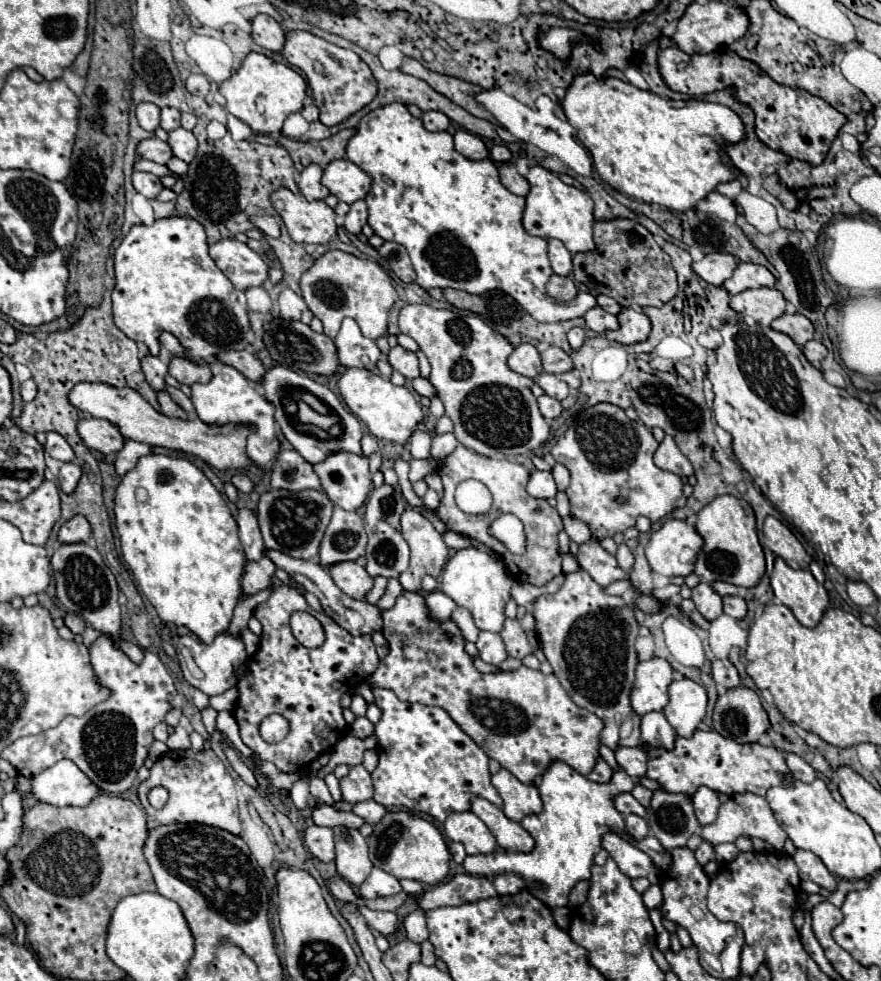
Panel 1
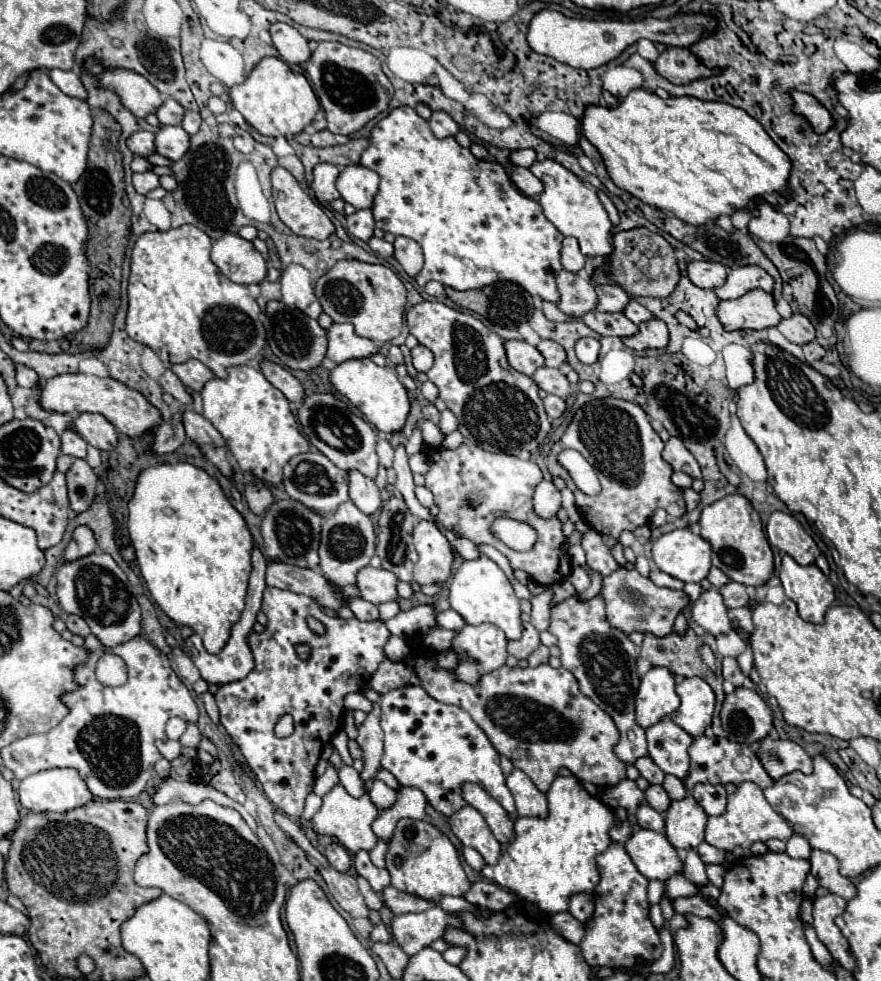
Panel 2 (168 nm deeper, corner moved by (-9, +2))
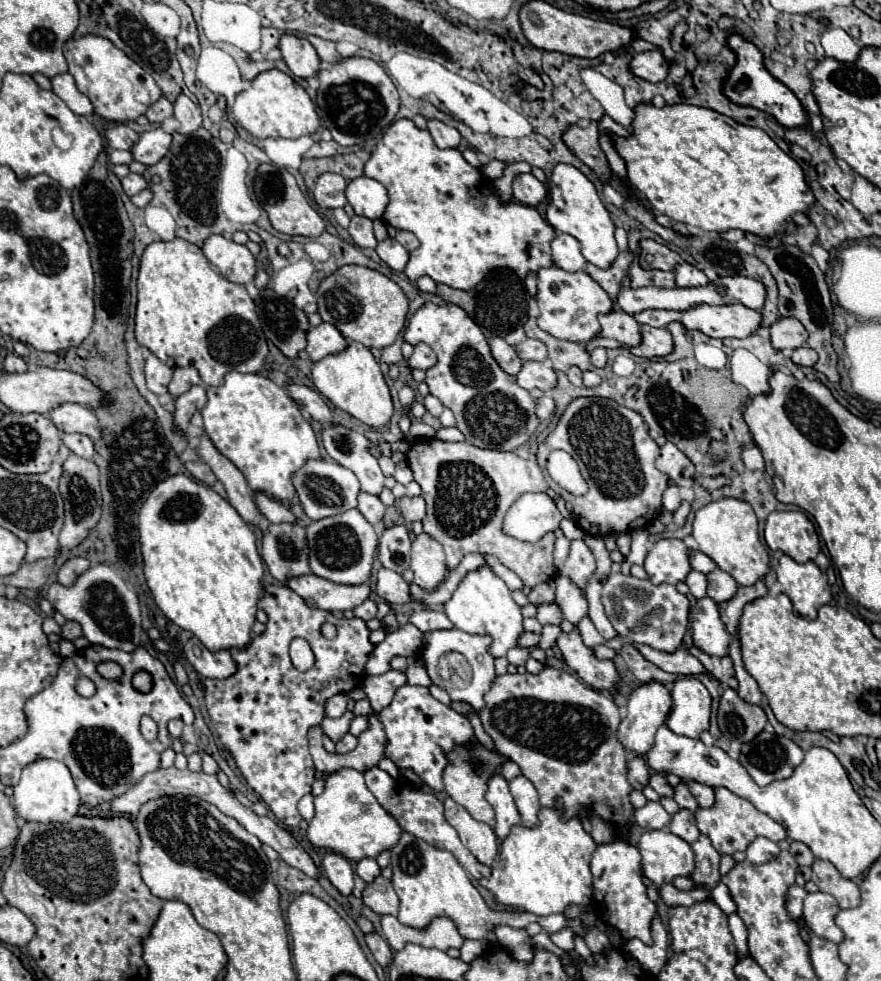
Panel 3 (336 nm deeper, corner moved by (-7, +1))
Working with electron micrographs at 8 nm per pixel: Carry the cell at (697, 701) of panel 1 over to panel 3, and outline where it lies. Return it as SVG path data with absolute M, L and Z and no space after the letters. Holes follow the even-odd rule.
M686 676L674 682L672 688L672 710L666 726L680 736L700 738L702 730L708 730L710 720L710 694L706 686L694 678Z

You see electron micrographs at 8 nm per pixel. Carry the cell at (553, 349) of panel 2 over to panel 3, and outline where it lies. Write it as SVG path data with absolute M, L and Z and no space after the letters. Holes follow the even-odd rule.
M526 338L524 342L518 342L518 344L514 346L514 350L516 350L518 358L524 360L524 362L526 362L526 360L538 360L538 362L546 360L546 346L544 346L542 342L538 342L538 340Z

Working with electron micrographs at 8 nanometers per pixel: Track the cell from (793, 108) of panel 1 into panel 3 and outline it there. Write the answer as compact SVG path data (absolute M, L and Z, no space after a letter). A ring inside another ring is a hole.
M660 50L634 54L630 60L630 72L646 82L662 82L668 74L668 62Z

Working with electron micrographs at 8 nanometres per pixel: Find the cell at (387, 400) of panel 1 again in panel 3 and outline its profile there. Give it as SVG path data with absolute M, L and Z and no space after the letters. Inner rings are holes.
M348 342L344 352L324 356L312 366L312 382L316 390L326 396L334 406L352 414L372 428L384 428L392 418L392 398L384 382L380 366L372 352L360 342Z

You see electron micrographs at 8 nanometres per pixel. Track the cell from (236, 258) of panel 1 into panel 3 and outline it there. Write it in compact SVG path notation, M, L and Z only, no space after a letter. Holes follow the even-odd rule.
M220 234L206 238L202 244L202 252L206 260L230 282L246 284L254 280L256 260L250 250L242 244L236 244Z

